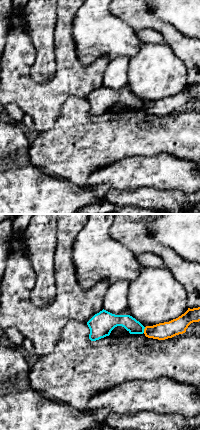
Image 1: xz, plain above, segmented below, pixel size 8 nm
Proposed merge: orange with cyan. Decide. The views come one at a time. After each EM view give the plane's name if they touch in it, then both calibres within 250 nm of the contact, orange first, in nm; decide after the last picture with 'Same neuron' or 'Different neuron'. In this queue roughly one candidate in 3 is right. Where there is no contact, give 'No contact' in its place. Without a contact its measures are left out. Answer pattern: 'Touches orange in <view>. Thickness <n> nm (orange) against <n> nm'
Touches orange in xz. Thickness 140 nm (orange) against 110 nm

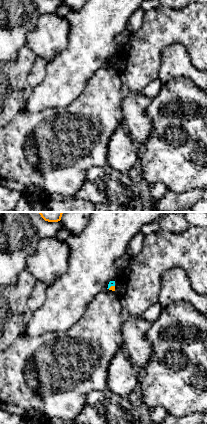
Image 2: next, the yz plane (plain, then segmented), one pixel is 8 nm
Touches orange in yz. Thickness 40 nm (orange) against 50 nm

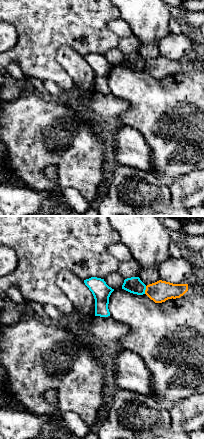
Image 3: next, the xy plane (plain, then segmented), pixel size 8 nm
Touches orange in xy. Thickness 170 nm (orange) against 130 nm

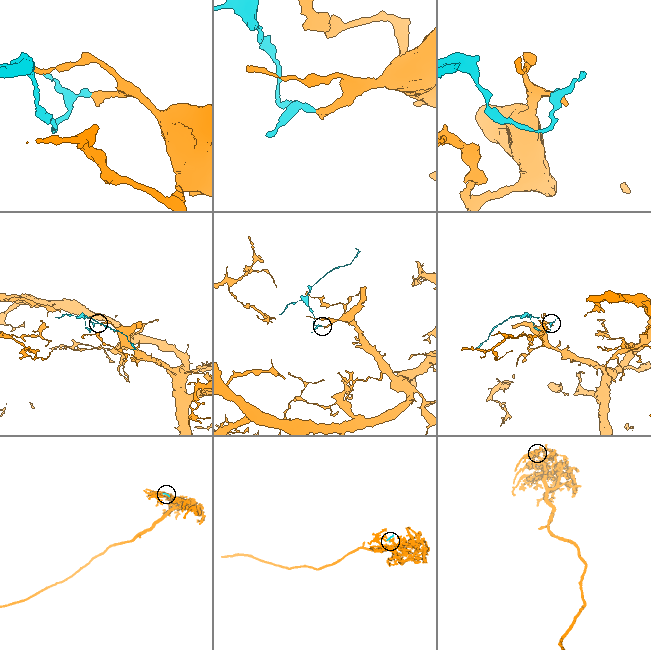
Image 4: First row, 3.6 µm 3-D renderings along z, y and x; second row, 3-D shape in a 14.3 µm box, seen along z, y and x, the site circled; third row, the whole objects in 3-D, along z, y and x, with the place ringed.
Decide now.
Different neuron

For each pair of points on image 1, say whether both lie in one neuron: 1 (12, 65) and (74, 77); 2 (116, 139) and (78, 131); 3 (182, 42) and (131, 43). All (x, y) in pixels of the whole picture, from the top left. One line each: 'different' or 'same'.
1: same
2: same
3: different

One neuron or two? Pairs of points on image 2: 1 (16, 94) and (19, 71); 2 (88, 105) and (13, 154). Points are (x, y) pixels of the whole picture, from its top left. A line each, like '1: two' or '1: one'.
1: one
2: one

